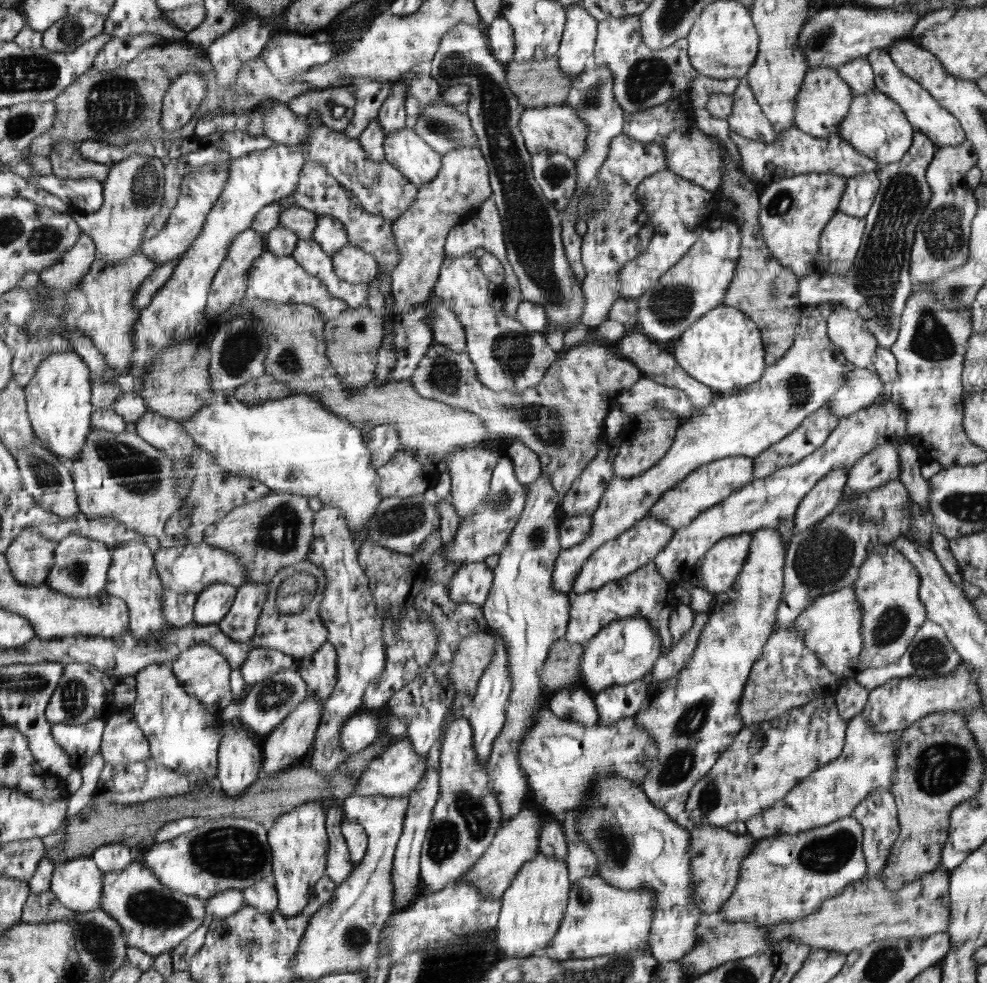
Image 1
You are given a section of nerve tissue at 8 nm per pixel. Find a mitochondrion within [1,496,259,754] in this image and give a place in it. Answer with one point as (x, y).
(74, 697)

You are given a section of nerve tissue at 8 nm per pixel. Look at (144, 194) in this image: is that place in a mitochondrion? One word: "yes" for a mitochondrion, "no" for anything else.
yes

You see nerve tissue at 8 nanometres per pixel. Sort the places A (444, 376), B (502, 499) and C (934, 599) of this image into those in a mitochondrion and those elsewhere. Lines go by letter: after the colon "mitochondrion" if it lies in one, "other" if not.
A: mitochondrion
B: mitochondrion
C: other

